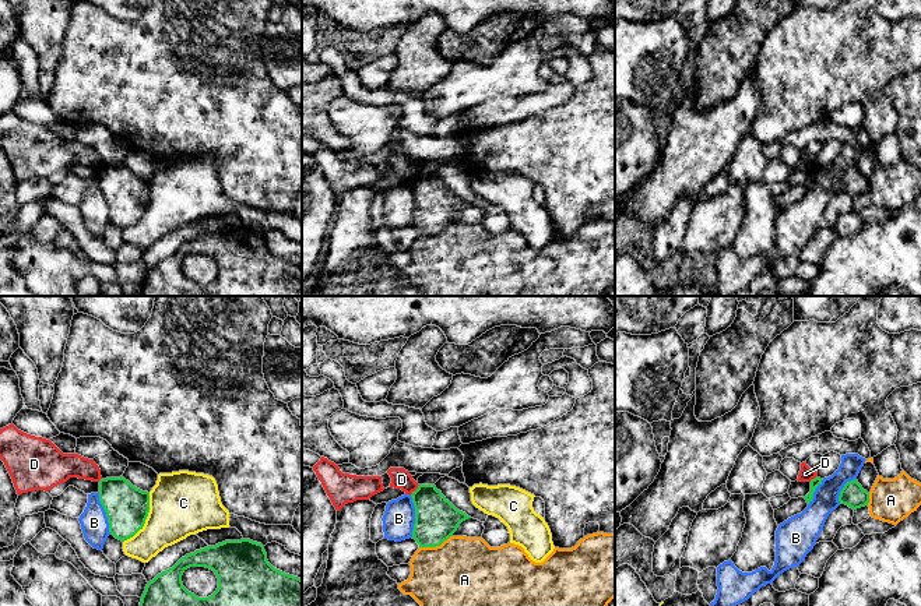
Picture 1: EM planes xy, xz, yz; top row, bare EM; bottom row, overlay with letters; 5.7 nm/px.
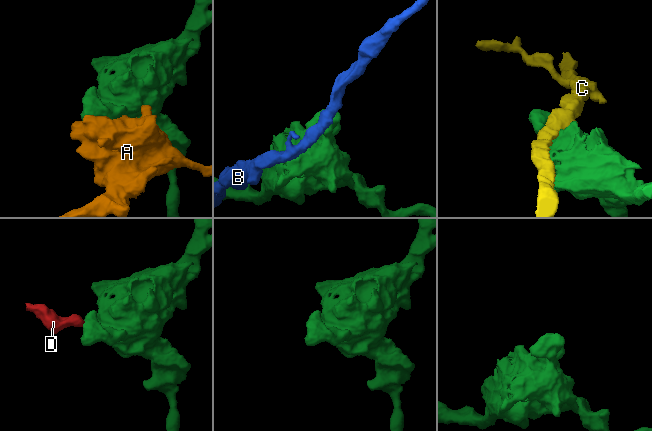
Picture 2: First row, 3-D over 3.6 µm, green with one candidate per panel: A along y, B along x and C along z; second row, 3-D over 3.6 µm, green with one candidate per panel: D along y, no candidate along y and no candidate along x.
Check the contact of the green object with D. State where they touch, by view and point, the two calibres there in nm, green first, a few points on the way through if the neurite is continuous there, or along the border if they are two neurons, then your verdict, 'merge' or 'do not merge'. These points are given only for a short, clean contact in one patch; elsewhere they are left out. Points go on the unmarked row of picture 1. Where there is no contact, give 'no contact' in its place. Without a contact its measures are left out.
xz (415, 178) | 240/110 nm | along xz (419, 172), (410, 182) | do not merge

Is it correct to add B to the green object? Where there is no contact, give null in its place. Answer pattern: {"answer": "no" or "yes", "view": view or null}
{"answer": "no", "view": "xy"}

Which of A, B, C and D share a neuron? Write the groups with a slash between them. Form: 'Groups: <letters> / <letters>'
Groups: A / B / C / D

